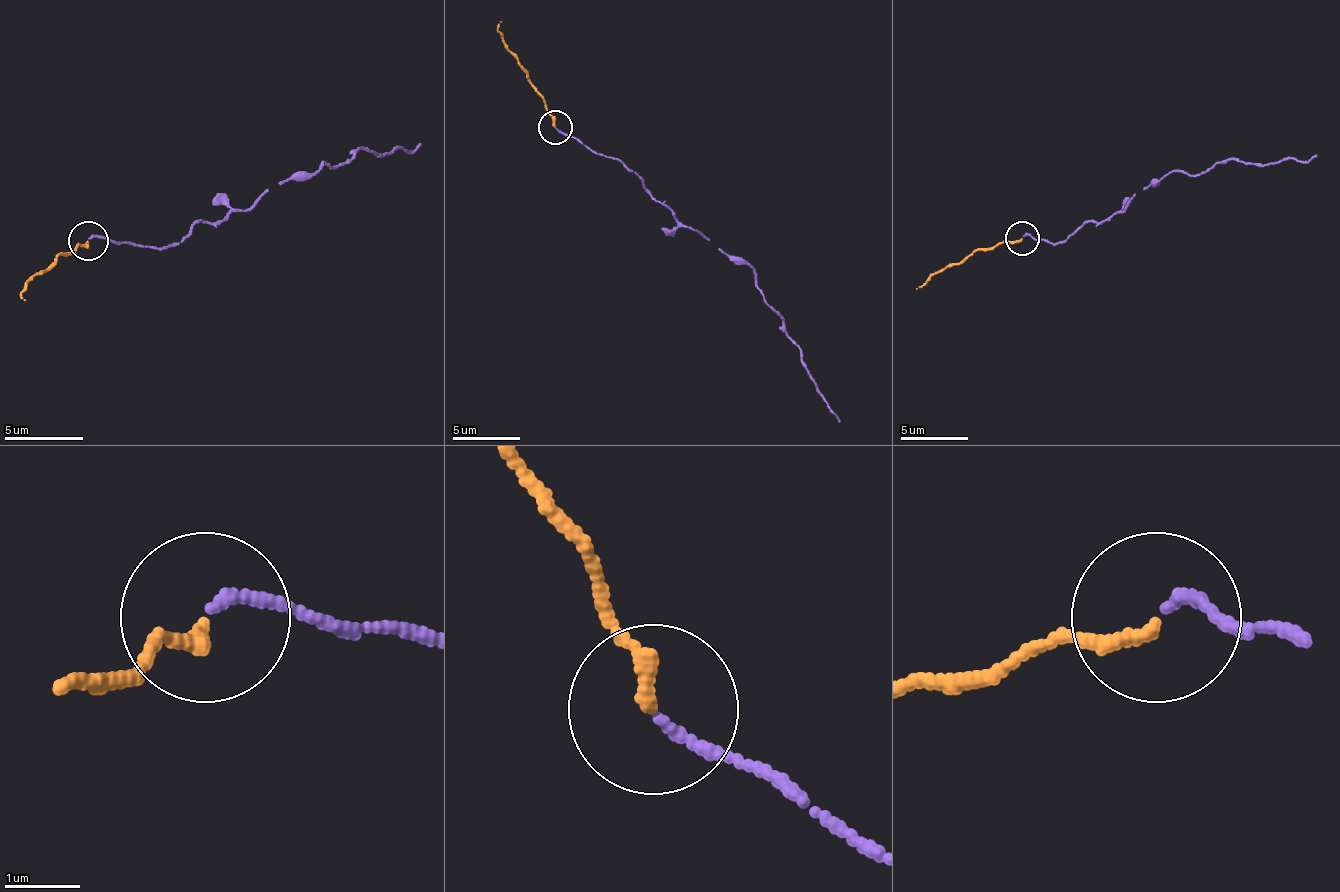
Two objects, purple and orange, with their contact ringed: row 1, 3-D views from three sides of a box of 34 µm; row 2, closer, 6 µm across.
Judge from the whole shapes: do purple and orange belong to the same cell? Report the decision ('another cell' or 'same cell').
same cell

